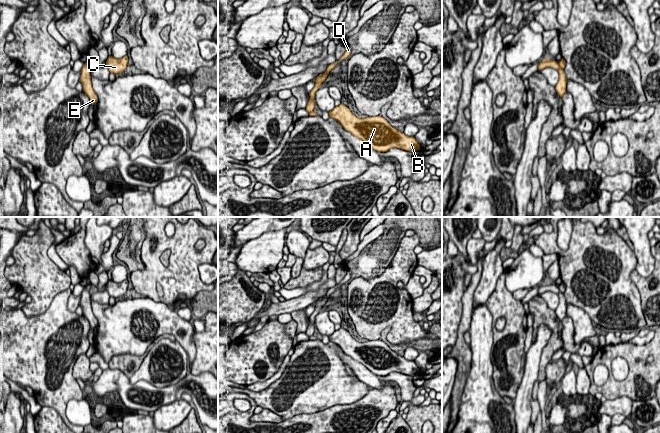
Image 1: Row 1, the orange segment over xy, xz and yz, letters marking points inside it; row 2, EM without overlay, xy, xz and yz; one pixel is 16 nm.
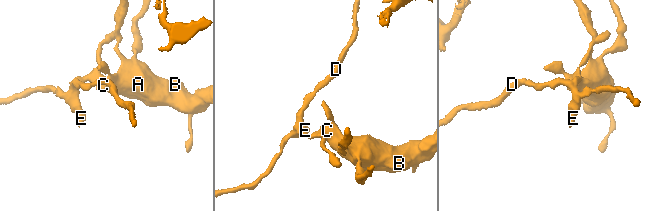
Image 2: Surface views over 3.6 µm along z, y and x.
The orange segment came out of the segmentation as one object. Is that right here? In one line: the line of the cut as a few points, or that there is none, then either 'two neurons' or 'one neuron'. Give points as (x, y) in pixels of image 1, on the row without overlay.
cut yz (558, 287), (562, 293); two neurons

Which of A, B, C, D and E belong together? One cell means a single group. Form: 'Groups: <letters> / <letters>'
Groups: A B C / D E

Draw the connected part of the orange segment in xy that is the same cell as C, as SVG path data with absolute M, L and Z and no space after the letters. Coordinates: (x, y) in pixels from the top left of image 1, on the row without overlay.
M109 280L106 285L106 291L109 293L110 297L117 299L118 297L123 296L128 289L128 280L117 283L113 280Z

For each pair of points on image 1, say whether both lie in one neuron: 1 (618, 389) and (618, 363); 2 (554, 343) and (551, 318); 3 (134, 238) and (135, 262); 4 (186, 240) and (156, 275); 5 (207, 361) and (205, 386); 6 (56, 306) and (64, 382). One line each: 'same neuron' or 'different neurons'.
1: different neurons
2: same neuron
3: same neuron
4: same neuron
5: different neurons
6: same neuron

